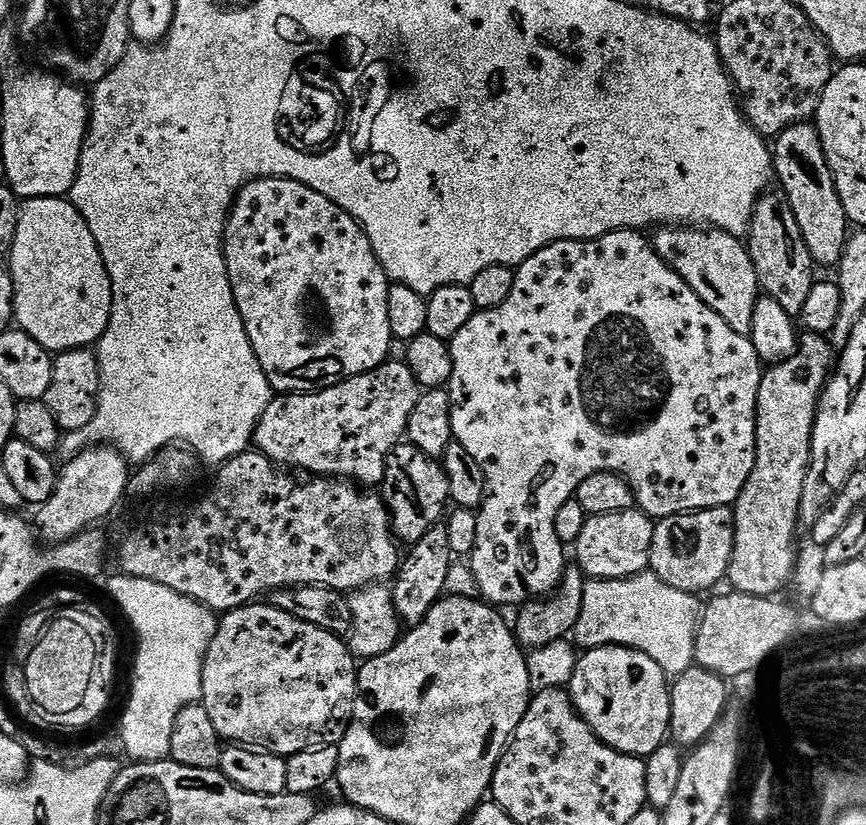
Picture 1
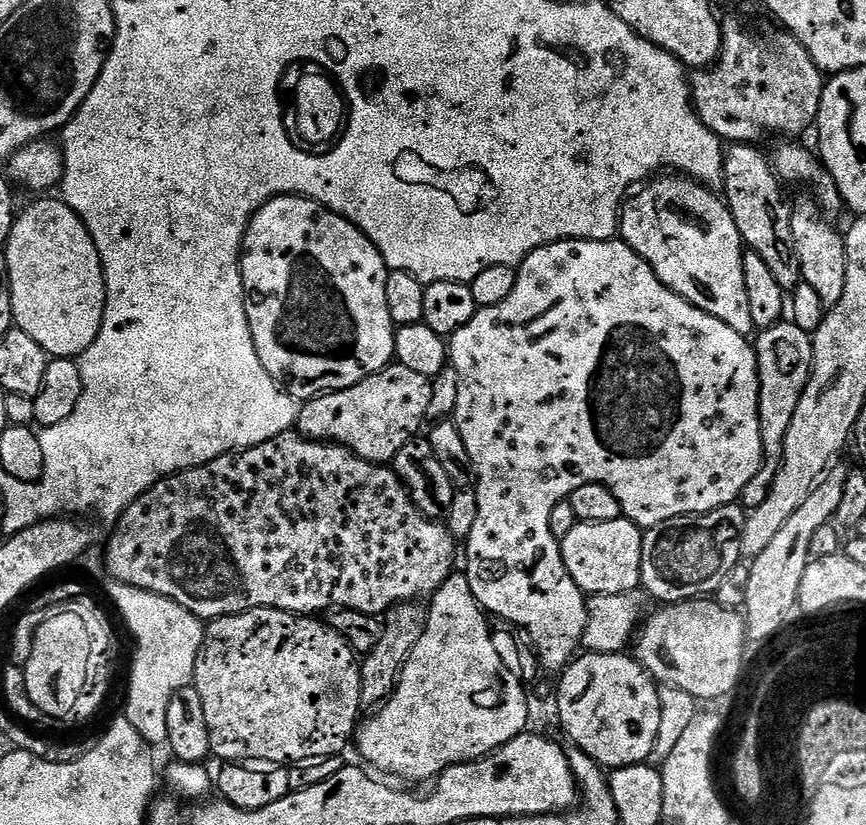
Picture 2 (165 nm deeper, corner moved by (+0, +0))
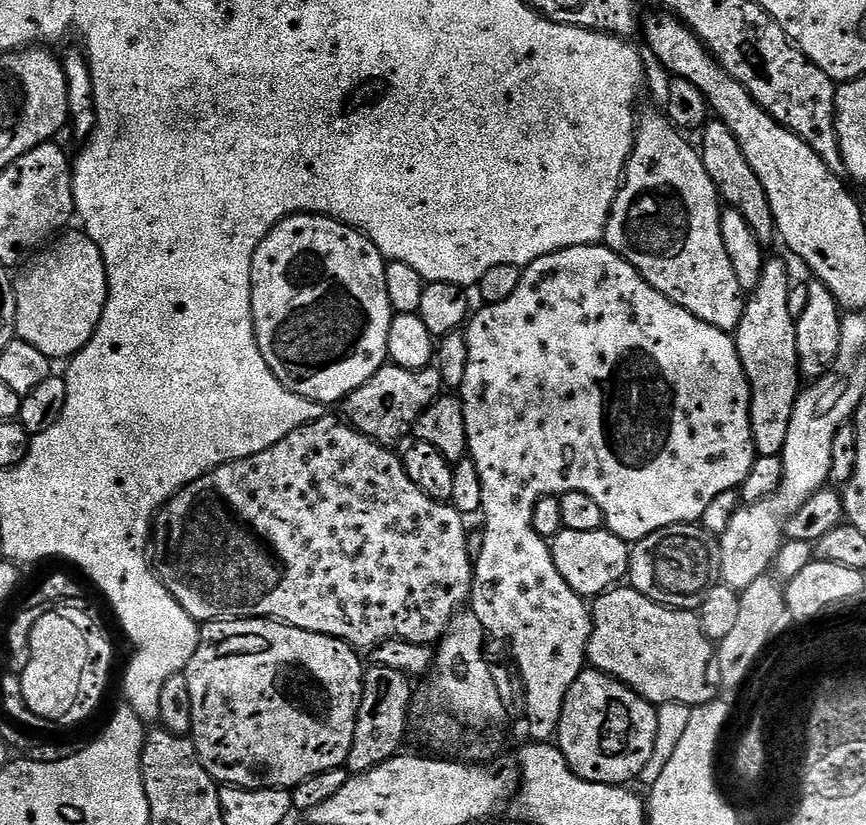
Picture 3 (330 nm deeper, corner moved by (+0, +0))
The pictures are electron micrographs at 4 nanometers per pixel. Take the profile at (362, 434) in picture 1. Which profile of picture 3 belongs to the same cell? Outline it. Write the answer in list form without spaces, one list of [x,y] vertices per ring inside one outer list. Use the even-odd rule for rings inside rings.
[[[388,362],[343,401],[343,415],[353,428],[388,446],[393,443],[391,440],[400,440],[415,429],[416,419],[441,396],[443,388],[439,367],[429,366],[415,372]]]

